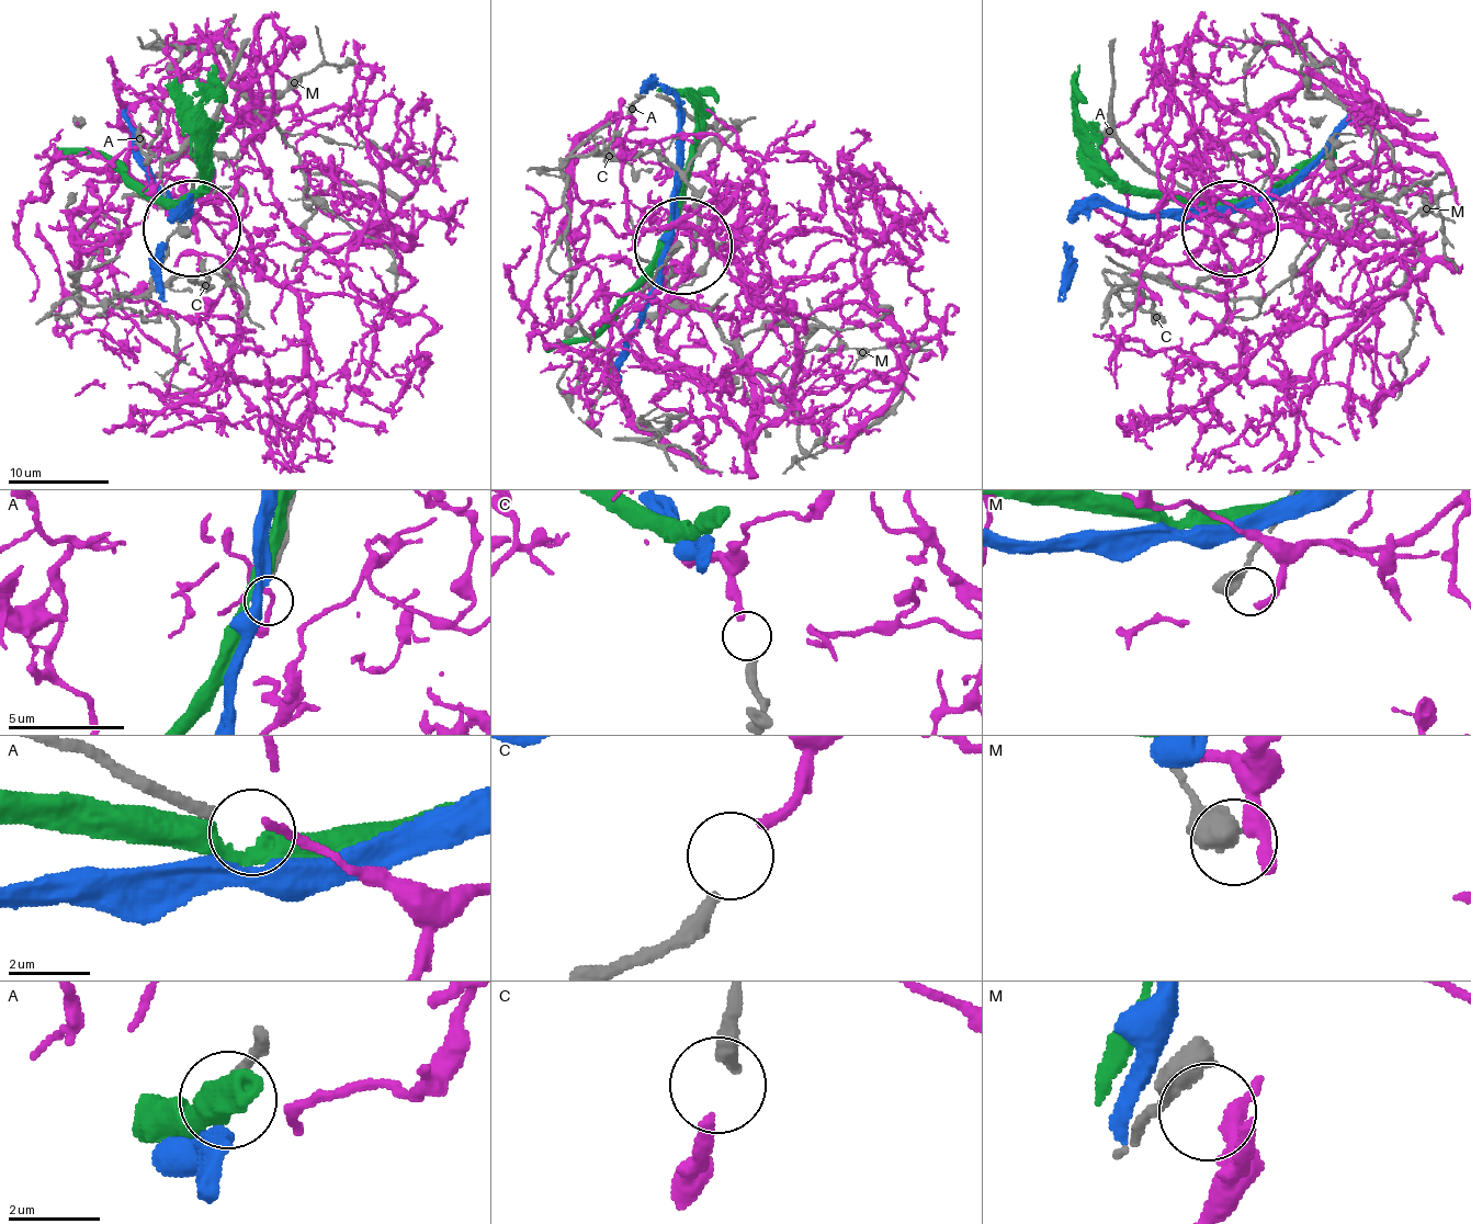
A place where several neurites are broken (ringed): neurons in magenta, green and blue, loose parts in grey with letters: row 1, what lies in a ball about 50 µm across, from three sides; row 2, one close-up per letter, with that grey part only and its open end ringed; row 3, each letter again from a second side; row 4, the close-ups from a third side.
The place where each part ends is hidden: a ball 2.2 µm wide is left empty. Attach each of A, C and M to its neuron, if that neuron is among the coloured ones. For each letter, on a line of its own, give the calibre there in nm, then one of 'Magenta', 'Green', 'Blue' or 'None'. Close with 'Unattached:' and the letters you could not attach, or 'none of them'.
A: Thickness 240 nm. None
C: Thickness 320 nm. Magenta
M: Thickness 500 nm. None
Unattached: A, M

